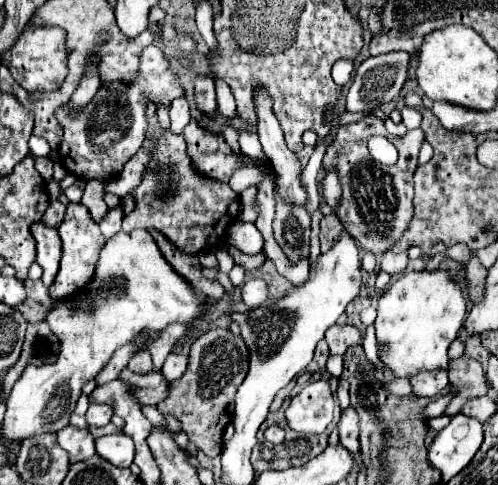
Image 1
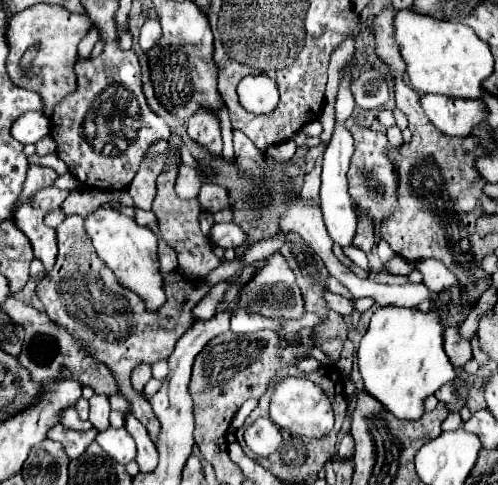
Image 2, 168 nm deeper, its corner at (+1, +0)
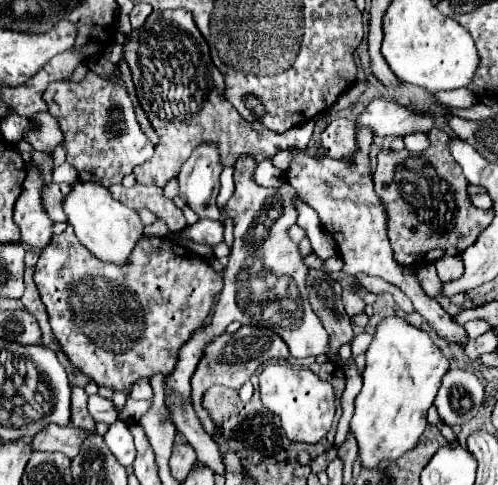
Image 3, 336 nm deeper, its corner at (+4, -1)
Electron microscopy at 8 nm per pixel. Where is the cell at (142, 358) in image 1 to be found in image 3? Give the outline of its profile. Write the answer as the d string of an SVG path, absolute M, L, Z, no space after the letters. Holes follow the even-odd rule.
M140 378L140 380L136 380L136 384L132 384L130 398L134 398L134 400L152 398L152 388L150 388L150 384L148 384L148 378Z

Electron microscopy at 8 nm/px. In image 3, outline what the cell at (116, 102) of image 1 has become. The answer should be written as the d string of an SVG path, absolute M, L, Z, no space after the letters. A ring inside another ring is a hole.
M86 72L86 76L80 82L54 82L44 92L44 100L48 102L48 112L58 120L64 140L62 146L66 150L66 162L72 164L78 170L78 178L86 182L100 182L104 188L110 188L112 184L120 184L124 176L132 172L134 166L144 164L154 154L154 144L144 134L136 120L134 104L128 98L128 90L122 82L122 76L116 78L104 78L96 72Z

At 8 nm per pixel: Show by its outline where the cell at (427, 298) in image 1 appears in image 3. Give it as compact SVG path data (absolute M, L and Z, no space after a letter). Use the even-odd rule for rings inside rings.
M400 316L382 318L366 350L364 384L356 396L356 410L350 422L360 446L360 460L366 468L376 466L380 458L398 458L418 442L426 428L426 412L446 372L448 360L424 330L408 324Z

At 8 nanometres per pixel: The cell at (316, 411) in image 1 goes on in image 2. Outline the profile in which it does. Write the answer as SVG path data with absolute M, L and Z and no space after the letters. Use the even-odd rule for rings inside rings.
M283 377L271 391L269 417L281 429L303 435L303 437L323 437L333 429L333 407L329 397L323 393L319 385L315 385L307 377Z

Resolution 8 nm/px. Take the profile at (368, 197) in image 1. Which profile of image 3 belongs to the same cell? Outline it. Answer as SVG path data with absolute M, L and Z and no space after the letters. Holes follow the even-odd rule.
M340 118L326 126L326 130L320 136L322 146L326 150L326 156L334 160L346 160L350 162L352 156L358 152L356 142L356 124L352 120Z

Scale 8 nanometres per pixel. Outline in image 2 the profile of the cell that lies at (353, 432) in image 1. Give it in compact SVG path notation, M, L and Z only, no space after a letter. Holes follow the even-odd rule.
M345 433L345 435L343 435L343 439L341 439L341 443L339 443L337 455L341 457L341 461L345 461L345 459L351 459L351 457L353 457L353 451L355 451L355 443L353 443L351 435L349 435L349 433Z

